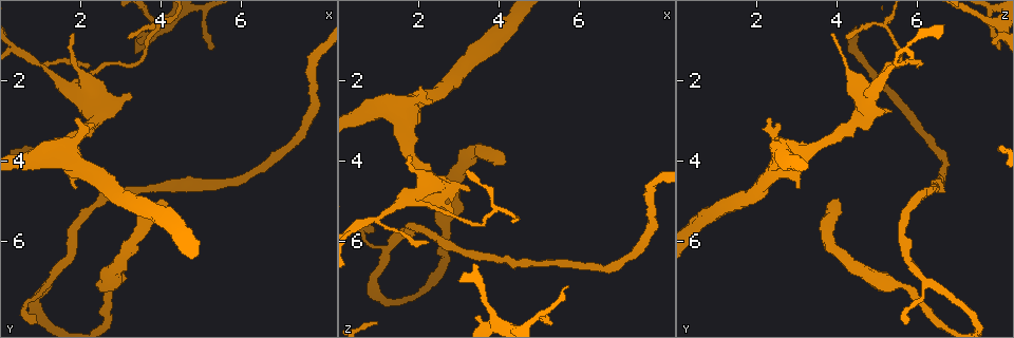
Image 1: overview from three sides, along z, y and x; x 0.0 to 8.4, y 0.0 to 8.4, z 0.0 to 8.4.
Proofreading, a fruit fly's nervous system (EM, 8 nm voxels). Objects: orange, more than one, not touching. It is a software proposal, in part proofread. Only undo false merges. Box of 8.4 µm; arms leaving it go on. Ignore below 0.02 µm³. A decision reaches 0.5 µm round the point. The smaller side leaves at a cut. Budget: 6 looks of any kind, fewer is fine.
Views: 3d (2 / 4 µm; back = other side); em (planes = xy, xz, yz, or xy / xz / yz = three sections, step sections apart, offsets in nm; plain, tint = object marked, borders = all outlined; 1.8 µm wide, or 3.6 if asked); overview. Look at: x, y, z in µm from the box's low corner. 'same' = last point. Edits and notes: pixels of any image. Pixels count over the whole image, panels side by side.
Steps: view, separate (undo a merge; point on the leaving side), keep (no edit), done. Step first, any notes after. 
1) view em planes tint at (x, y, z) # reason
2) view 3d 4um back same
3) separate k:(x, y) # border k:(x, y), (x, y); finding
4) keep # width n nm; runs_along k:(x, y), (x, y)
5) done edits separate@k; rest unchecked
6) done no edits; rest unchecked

view 3d 4um at (1.65, 3.80, 3.05) # sudden change in width

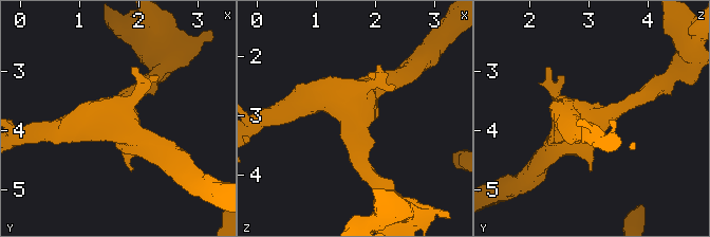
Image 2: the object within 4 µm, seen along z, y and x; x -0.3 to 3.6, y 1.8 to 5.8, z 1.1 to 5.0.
view em 3.6um planes tint at (1.70, 3.80, 3.05)

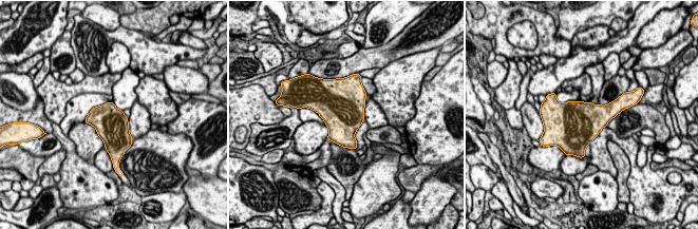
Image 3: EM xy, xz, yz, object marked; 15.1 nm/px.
keep # width 500 nm; all the same neuron

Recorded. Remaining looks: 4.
view 3d 2um at (0.50, 1.35, 5.55) # sudden change in width

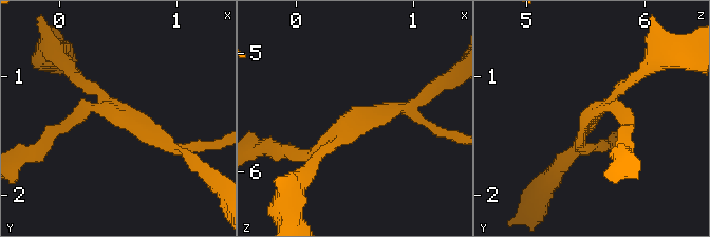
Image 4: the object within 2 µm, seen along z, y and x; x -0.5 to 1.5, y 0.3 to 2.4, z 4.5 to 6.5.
view em planes tint at (0.56, 1.38, 5.50) # shape alone is not enough

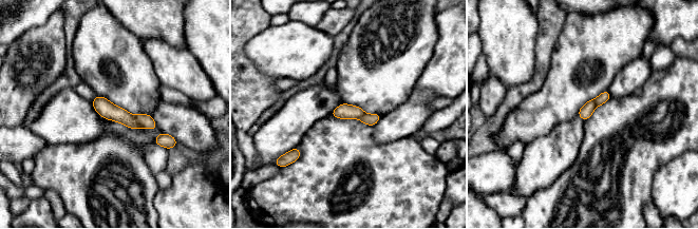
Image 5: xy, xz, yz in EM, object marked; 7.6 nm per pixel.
separate 5:(109, 111) # part_leaving 5:(95, 102), (137, 126); two neurons meet here

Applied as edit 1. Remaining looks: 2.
view em planes tint at (2.20, 1.90, 5.10) # two arms in line, one across

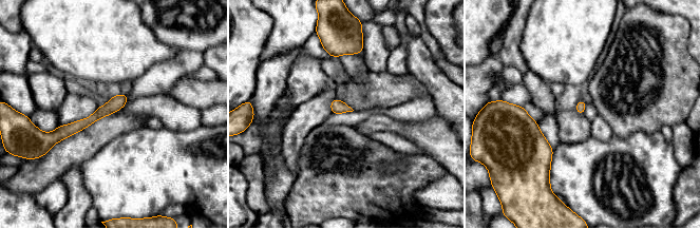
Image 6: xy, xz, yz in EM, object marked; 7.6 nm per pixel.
keep # runs_along 6:(125, 97), (90, 120), (52, 135); all the same neuron

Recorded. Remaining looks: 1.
done edits separate@5; rest unchecked

